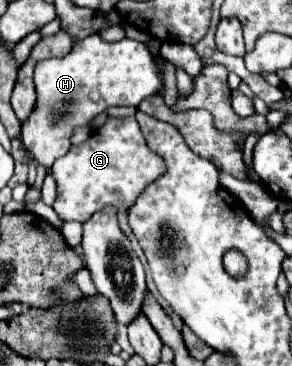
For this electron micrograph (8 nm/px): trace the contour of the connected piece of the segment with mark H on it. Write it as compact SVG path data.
M99 35L75 41L71 51L63 57L39 61L35 65L33 81L37 103L21 125L21 139L29 155L43 167L51 167L57 157L69 151L71 135L77 127L87 127L99 113L105 113L115 105L137 107L143 97L149 97L163 87L147 45L129 37L107 43Z

